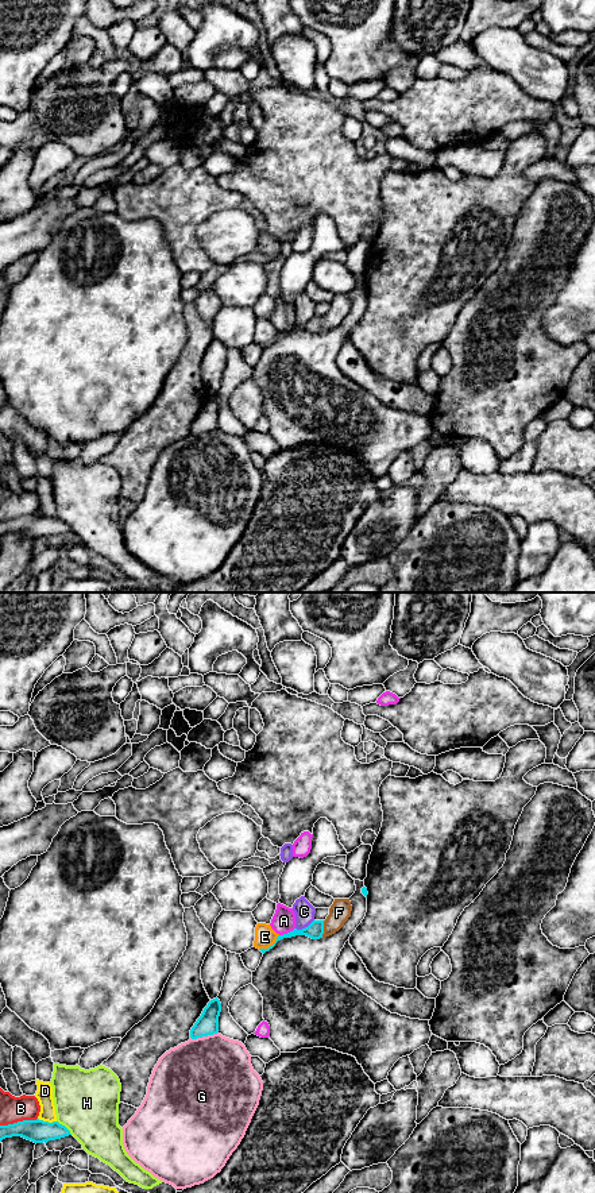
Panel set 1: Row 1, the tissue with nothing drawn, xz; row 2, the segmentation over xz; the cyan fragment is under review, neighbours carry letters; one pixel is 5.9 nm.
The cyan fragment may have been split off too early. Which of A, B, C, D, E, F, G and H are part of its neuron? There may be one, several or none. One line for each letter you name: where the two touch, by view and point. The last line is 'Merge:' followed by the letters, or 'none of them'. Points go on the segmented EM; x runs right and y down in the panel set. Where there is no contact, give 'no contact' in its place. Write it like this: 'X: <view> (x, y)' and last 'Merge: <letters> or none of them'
Merge: none of them

